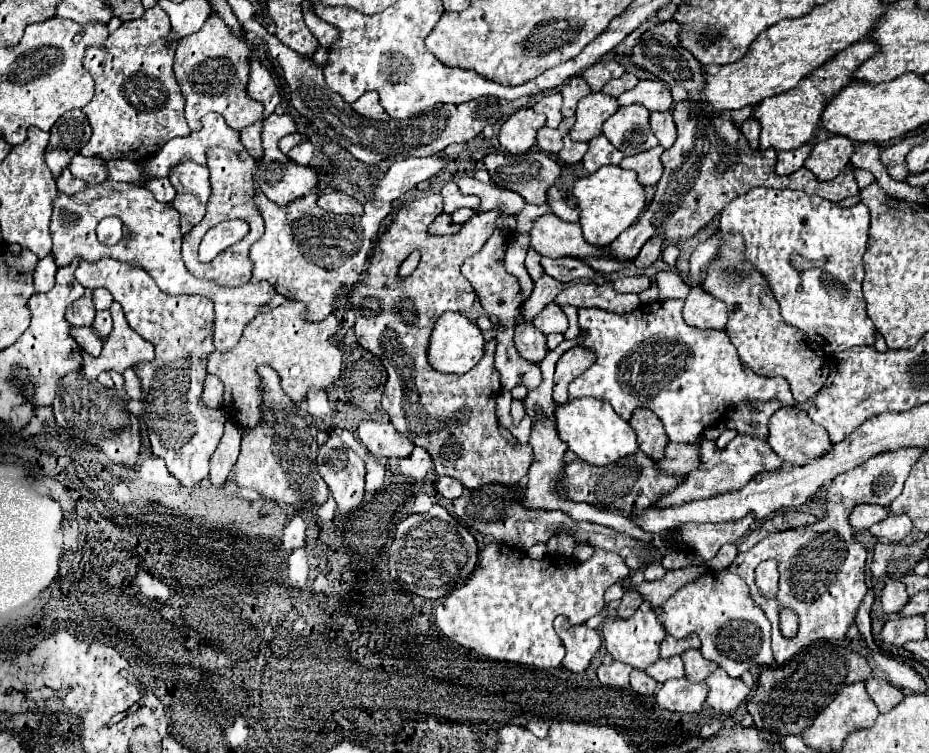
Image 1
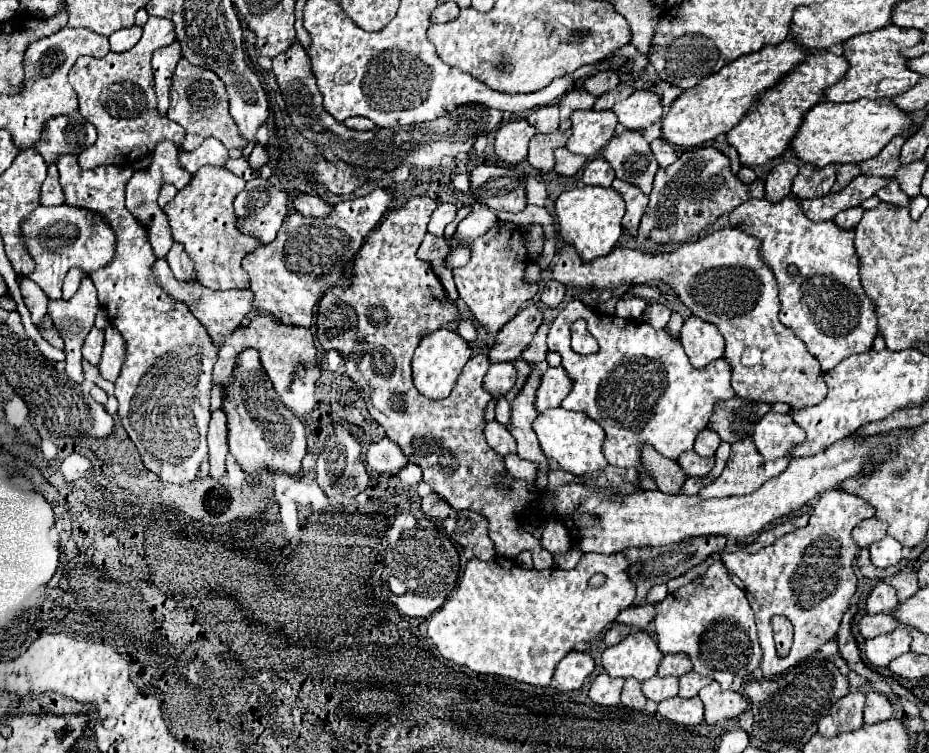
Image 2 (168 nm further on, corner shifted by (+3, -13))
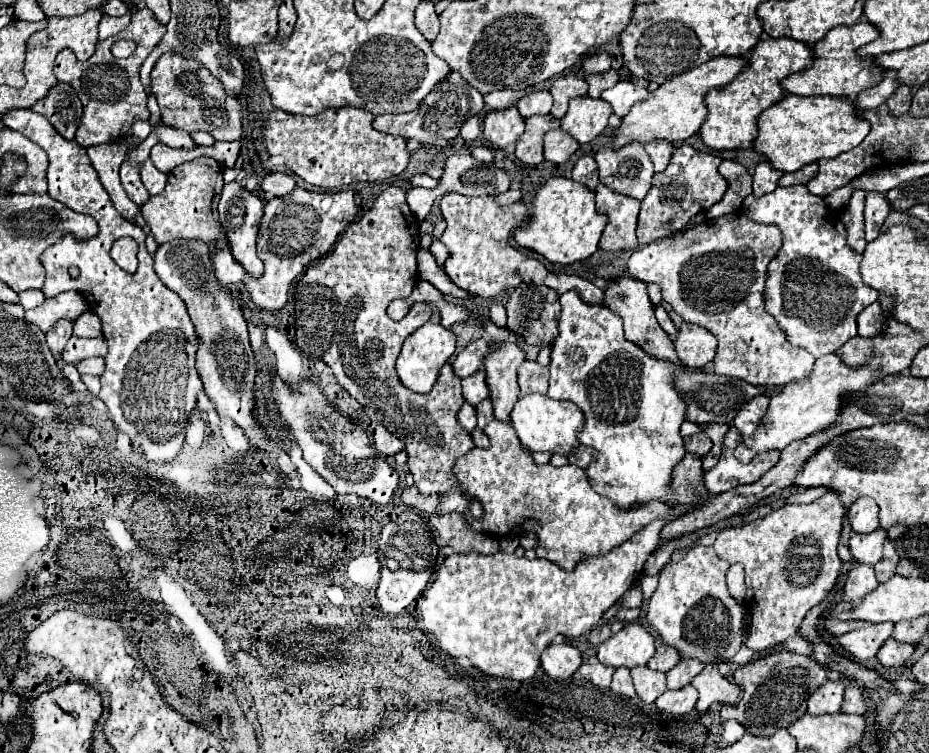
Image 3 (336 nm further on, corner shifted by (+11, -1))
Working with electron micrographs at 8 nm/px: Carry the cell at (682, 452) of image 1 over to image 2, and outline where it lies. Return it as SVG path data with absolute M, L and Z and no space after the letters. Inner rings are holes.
M688 450L678 458L678 464L688 476L706 476L714 466L714 456L704 458L704 456L698 456L694 450Z

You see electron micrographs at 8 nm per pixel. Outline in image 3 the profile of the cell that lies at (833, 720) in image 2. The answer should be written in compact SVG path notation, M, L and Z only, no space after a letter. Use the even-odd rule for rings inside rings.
M824 682L820 690L808 698L808 714L840 714L844 702L844 684L842 682Z

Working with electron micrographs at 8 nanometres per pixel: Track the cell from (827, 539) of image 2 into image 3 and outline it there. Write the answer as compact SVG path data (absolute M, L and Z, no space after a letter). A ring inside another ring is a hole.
M828 490L812 504L792 504L748 526L722 530L714 542L718 558L728 564L740 562L746 572L746 596L742 600L748 612L746 646L754 652L766 652L796 636L806 612L820 604L834 588L842 570L836 552L846 508L836 490Z

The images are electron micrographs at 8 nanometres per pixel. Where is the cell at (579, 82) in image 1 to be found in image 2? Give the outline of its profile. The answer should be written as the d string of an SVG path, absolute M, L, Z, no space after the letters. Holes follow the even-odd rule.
M574 86L572 90L568 90L558 106L560 106L560 130L568 130L570 128L570 114L574 110L586 110L586 108L592 108L596 102L596 98L592 94L588 94L584 88L580 86Z

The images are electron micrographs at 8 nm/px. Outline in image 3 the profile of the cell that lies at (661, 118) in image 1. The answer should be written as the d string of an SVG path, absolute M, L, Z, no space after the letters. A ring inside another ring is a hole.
M652 140L644 146L646 154L650 156L652 164L654 164L654 170L656 172L662 172L668 162L670 162L670 156L672 156L672 144L670 142L664 142L664 140Z

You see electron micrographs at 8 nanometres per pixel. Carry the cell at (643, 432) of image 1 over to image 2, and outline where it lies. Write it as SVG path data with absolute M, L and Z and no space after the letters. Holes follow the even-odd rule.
M644 446L642 464L648 470L648 474L656 480L660 492L674 496L682 494L682 486L688 476L684 474L684 470L680 470L678 462L660 456L652 446Z

